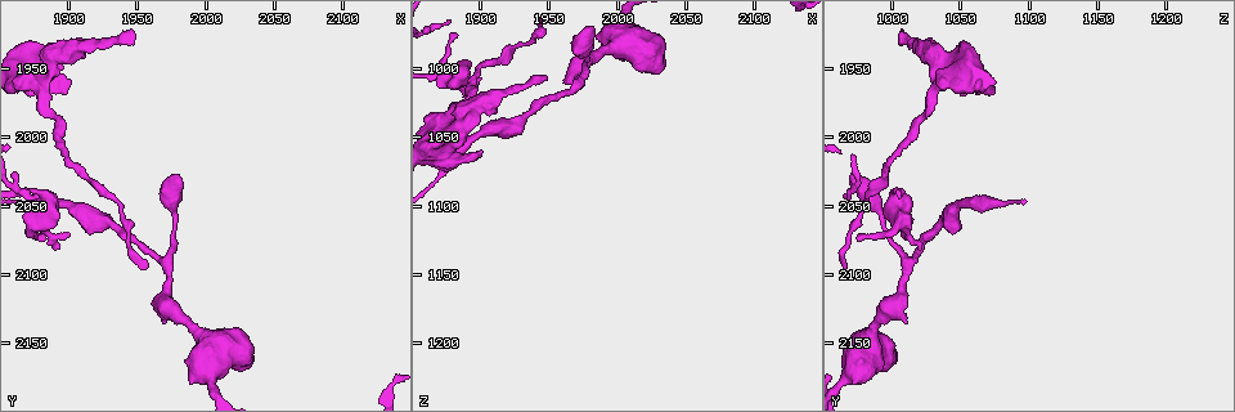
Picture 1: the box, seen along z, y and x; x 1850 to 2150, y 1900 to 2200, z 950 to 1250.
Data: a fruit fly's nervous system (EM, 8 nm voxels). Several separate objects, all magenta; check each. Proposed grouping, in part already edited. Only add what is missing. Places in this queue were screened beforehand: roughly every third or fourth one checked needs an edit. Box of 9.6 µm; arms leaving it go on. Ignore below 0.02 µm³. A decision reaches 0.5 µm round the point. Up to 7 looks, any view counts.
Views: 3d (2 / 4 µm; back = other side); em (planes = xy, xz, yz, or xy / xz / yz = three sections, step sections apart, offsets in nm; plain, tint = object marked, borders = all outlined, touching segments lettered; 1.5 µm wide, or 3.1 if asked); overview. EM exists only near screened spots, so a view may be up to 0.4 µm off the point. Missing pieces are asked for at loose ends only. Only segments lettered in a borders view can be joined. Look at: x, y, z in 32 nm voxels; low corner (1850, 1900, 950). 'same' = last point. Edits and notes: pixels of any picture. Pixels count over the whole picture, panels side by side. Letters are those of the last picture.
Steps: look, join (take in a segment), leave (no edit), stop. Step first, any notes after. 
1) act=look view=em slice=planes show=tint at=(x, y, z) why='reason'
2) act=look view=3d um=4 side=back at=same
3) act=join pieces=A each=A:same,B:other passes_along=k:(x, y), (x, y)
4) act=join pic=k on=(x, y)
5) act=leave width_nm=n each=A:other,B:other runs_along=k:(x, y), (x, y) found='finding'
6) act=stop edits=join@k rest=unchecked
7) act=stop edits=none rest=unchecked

act=look view=em slice=planes show=borders at=(1982, 2034, 968) why='branch stops here'

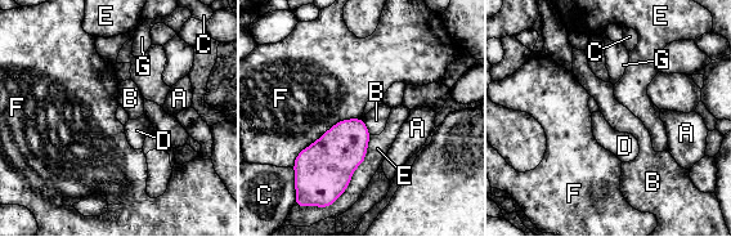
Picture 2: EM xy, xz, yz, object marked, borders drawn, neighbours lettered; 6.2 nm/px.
act=leave width_nm=220 each=A:other,B:other,C:other,D:other,E:other,F:other,G:other border=2:(360, 117), (333, 124), (292, 166) found='none of them fits'

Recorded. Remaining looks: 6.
act=look view=3d um=4 at=(1884, 2074, 978) why='thin end'

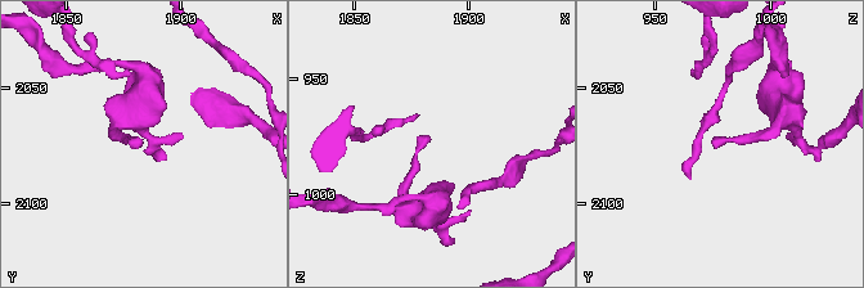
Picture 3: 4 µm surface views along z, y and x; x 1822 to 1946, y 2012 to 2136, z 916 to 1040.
act=look view=em slice=planes show=borders at=(1884, 2074, 976)

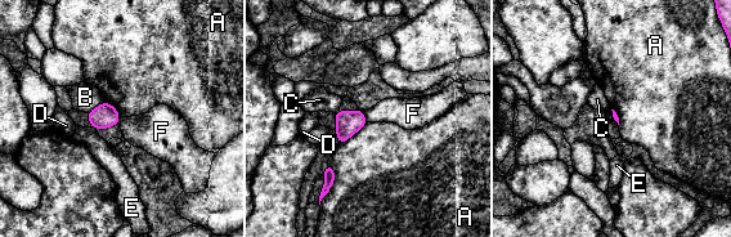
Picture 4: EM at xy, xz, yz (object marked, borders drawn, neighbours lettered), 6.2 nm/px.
act=leave each=A:other,B:other,C:other,D:other,E:other,F:other border=4:(363, 112), (367, 121) found='no lettered segment goes on from it'

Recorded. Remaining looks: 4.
act=look view=3d um=4 at=(1946, 1924, 1006) why='long arm stops here'

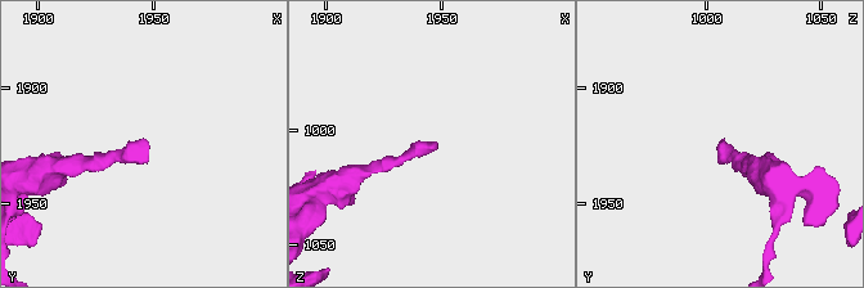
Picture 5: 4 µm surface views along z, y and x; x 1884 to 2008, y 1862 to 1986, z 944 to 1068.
act=look view=em slice=xy step=4 show=tint at=(1947, 1923, 1007)

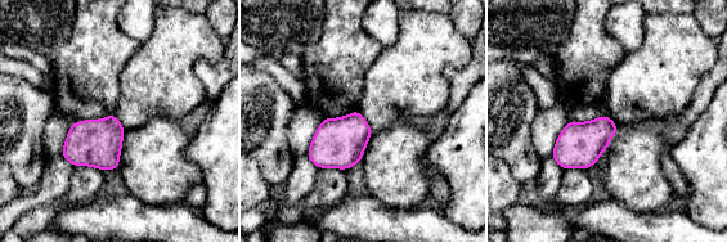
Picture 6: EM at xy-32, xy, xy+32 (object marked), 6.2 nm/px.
act=look view=em slice=planes show=borders at=same why='cut it another way'

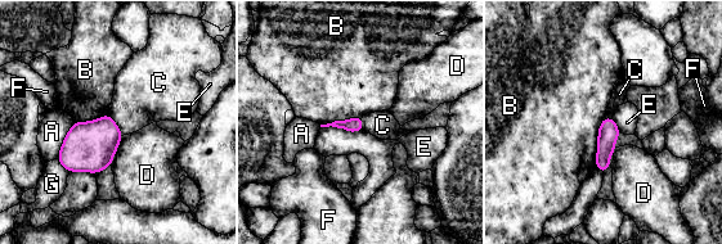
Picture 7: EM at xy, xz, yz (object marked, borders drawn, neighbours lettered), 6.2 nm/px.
act=leave width_nm=100 each=A:other,B:other,C:other,D:other,E:other,F:other,G:other border=7:(108, 113), (122, 135) found='no lettered segment goes on from it'

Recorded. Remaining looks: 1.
act=stop edits=none rest=unchecked

